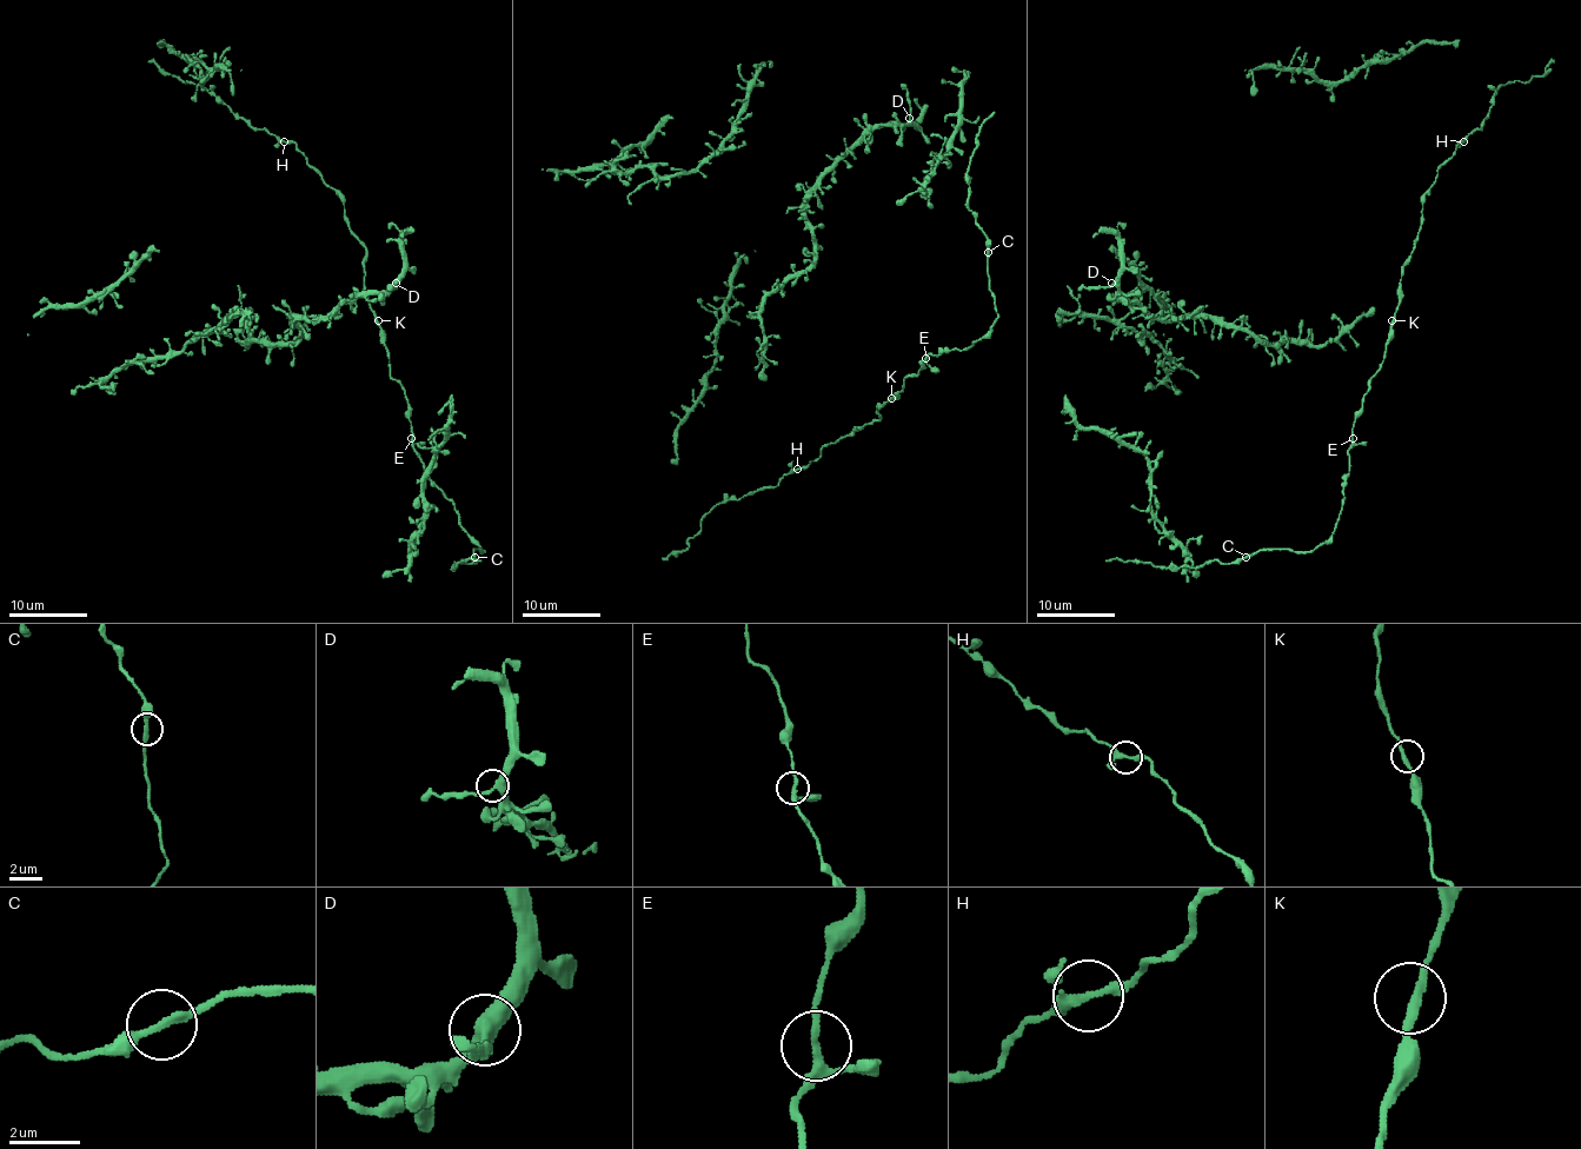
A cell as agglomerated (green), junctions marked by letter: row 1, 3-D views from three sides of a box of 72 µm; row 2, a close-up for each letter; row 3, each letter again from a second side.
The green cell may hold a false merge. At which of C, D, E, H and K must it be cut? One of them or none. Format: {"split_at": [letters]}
{"split_at": []}

